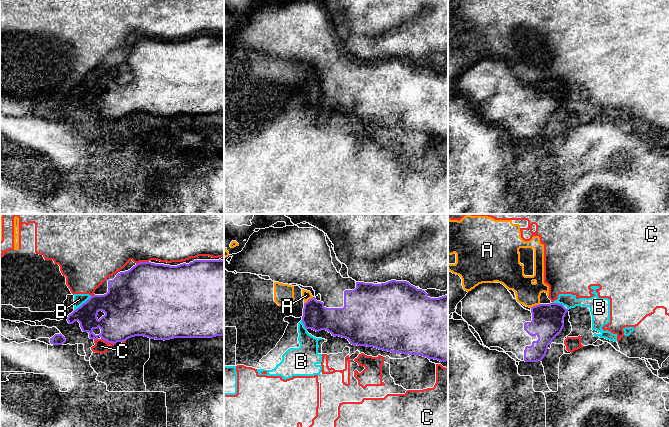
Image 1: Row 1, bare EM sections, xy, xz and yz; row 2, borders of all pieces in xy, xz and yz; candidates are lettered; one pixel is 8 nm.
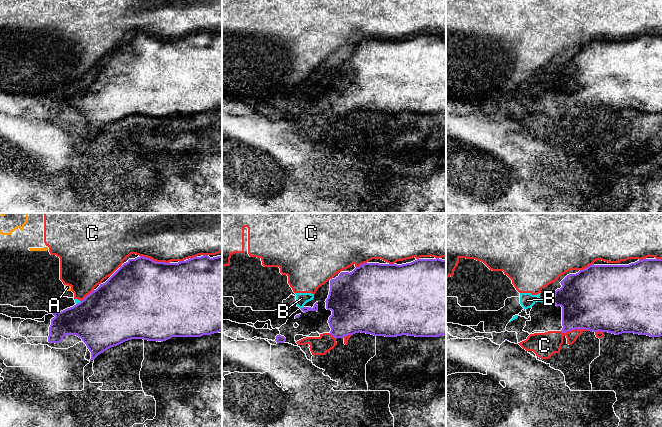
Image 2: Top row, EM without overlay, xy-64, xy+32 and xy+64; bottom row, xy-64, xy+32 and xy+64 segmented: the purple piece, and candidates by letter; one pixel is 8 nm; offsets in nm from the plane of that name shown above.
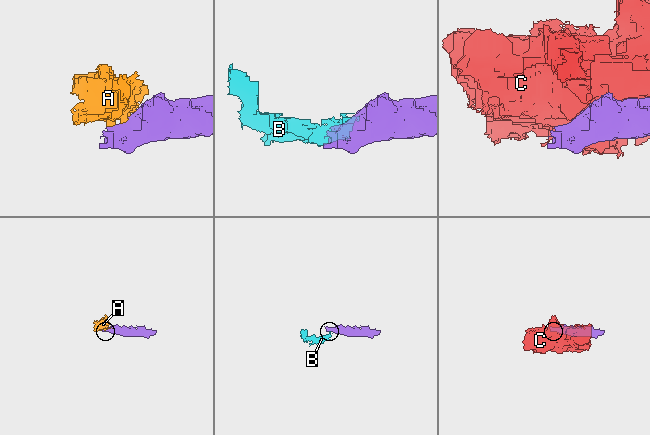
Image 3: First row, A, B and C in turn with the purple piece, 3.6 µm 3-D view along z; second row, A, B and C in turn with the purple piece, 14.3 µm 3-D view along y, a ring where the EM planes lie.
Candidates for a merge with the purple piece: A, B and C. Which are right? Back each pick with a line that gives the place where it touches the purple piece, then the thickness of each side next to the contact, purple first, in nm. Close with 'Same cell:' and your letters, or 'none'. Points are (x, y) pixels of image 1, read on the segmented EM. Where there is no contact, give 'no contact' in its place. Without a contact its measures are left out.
Same cell: none

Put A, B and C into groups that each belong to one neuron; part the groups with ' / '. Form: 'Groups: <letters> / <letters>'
Groups: A B C

